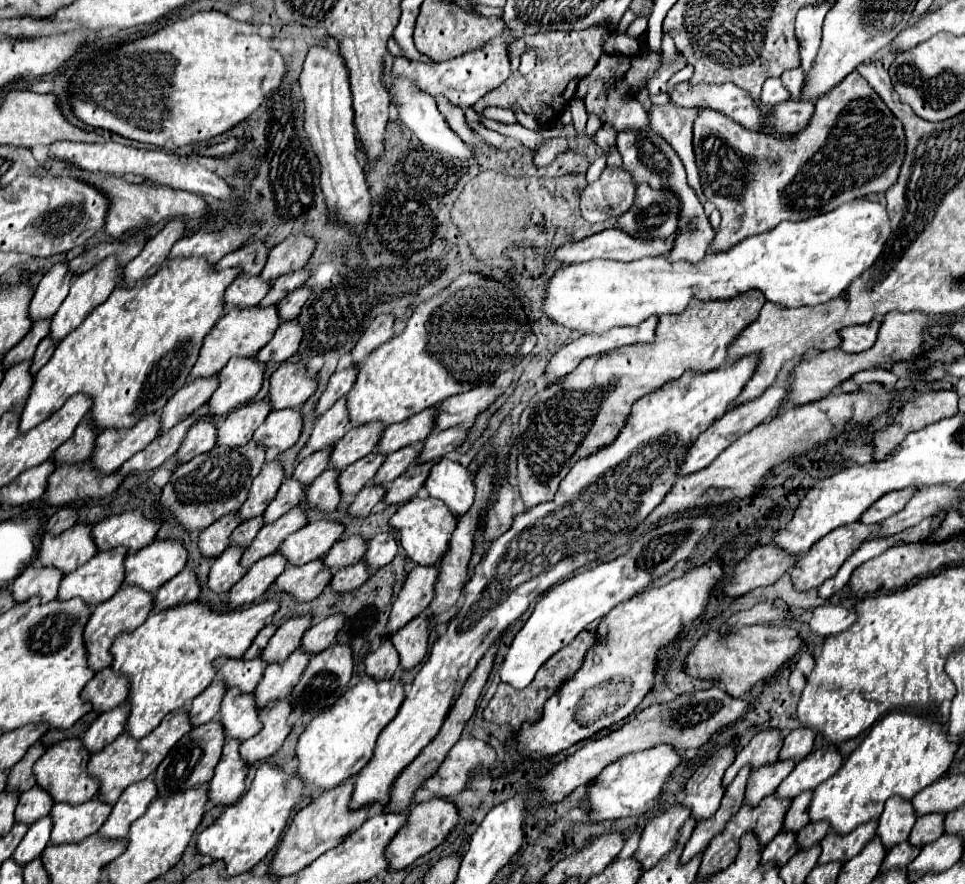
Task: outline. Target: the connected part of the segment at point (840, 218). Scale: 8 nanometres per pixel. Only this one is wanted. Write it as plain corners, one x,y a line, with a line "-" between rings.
860,197
860,199
854,199
854,201
848,201
848,203
844,203
844,205
840,205
836,211
830,211
830,213
824,213
824,215
816,215
816,217
810,217
810,219
806,219
806,221
782,221
778,227
774,227
772,231
768,231
768,233
762,233
762,235
754,235
754,237
748,237
748,239
744,239
742,243
738,243
736,247
732,247
732,249
728,249
726,253
713,253
710,251
710,247
708,247
708,251
706,255
704,255
704,259
702,261
698,261
696,265
694,263
688,263
688,261
676,261
676,263
670,263
664,255
662,257
644,257
644,259
636,259
636,261
628,261
628,263
622,263
622,261
604,261
604,259
594,259
594,261
586,261
586,263
572,263
572,265
562,265
548,281
546,281
546,285
544,285
544,301
542,301
542,311
544,311
544,315
554,323
554,325
562,325
562,327
568,327
568,329
572,329
572,331
580,331
580,333
596,333
596,335
600,335
600,333
606,333
606,331
610,331
610,329
614,329
614,327
624,327
624,325
640,325
642,321
646,321
648,317
652,317
652,315
668,315
668,313
680,313
680,311
684,311
686,309
686,305
688,305
688,301
690,301
690,297
698,297
698,299
728,299
728,297
736,297
738,293
744,293
744,291
748,291
748,289
760,289
764,295
766,295
766,299
768,301
774,301
774,303
780,303
780,305
784,305
784,307
802,307
802,305
818,305
818,303
826,303
826,301
830,301
830,299
836,299
838,295
842,295
844,291
846,291
846,287
850,287
850,283
856,279
856,277
860,277
864,271
868,271
876,261
878,261
878,255
882,255
882,251
884,251
884,245
886,245
886,241
888,241
888,237
890,237
890,217
888,217
888,211
886,211
886,203
884,201
872,201
872,199
866,199
866,197

